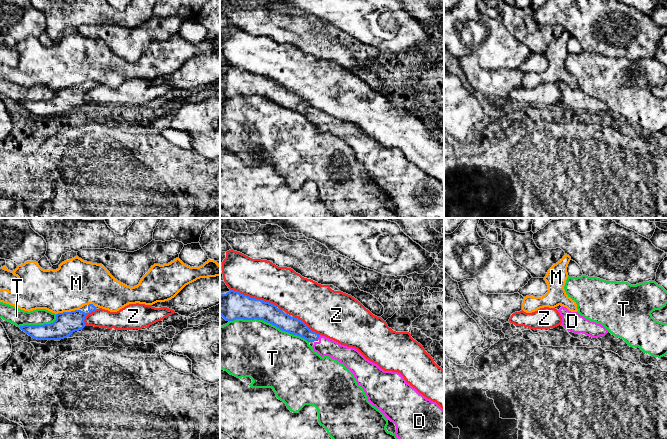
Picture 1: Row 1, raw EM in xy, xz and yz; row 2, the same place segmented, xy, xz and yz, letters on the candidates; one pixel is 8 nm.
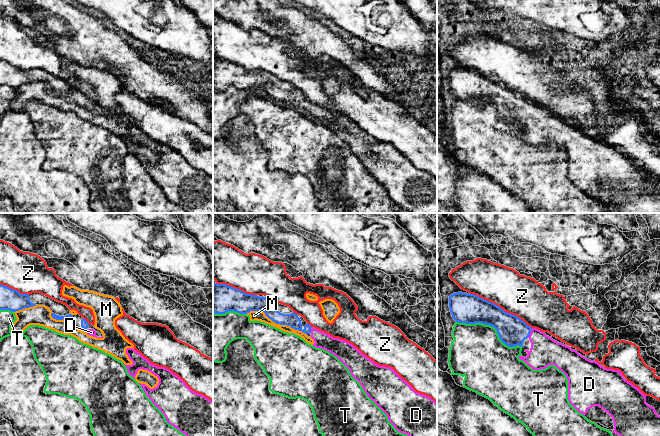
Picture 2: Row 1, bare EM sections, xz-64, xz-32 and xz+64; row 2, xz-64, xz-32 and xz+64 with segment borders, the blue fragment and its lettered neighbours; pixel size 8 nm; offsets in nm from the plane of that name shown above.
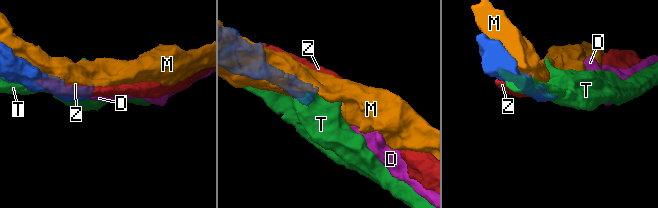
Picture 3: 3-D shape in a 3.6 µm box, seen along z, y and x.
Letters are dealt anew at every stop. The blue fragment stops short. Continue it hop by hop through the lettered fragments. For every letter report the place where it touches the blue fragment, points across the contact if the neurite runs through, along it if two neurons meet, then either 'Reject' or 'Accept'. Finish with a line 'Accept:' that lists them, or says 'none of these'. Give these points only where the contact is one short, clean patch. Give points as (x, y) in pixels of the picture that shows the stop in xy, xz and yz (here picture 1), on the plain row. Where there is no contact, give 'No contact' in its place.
D: Touches blue at xz (318, 113). Accept
M: Touches blue at xy (67, 88). Reject
T: Touches blue at xz (269, 98). Reject
Z: Touches blue at xz (254, 74). Reject
Accept: D

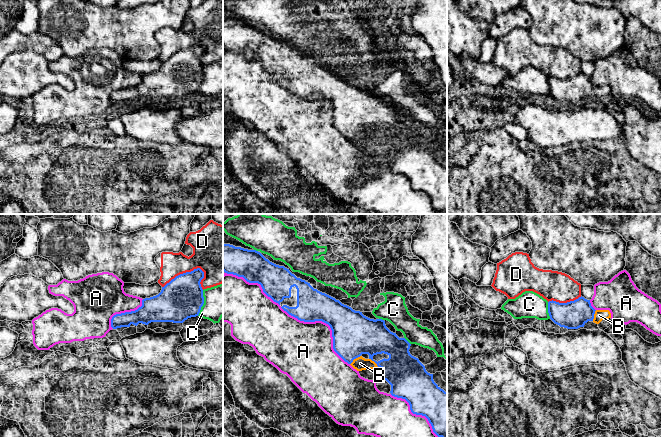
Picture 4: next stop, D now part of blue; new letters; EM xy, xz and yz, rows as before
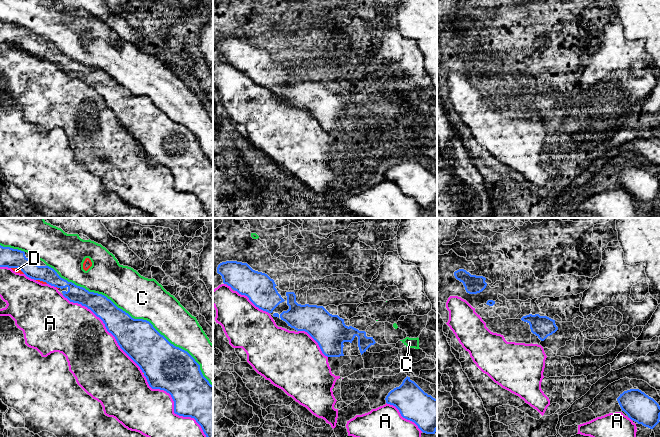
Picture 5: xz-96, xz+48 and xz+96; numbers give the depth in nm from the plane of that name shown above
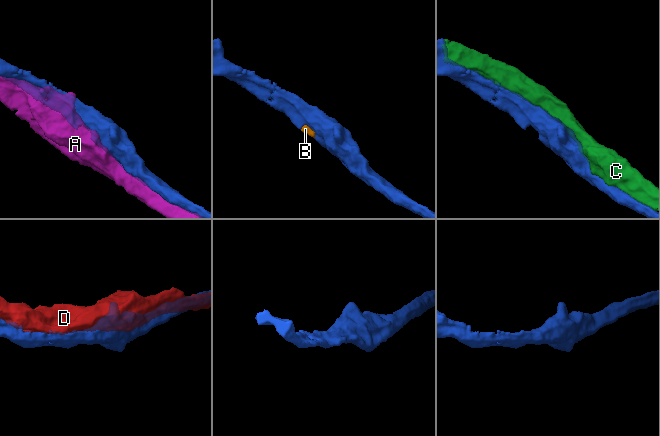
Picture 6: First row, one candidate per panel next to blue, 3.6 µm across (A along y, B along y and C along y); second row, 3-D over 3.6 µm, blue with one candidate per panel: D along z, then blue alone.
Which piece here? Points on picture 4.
A: Touches blue at xz (324, 98). Reject
B: Touches blue at xz (354, 134). Path across: xz (354, 110), (354, 134), (360, 139). Accept
C: Touches blue at xy (203, 79). Reject
D: Touches blue at xy (183, 49). Reject
Accept: B

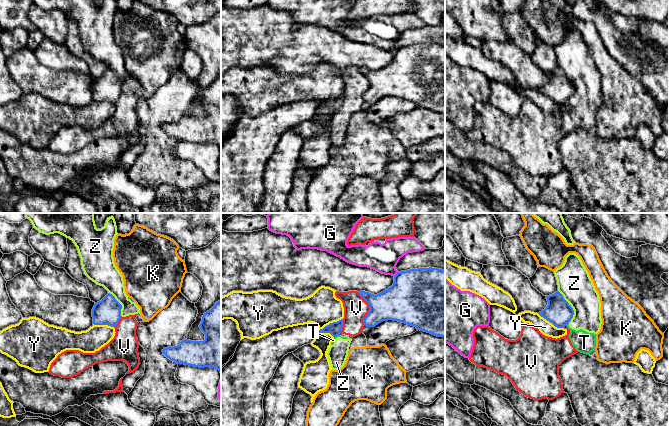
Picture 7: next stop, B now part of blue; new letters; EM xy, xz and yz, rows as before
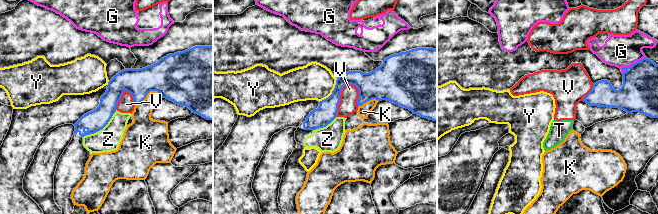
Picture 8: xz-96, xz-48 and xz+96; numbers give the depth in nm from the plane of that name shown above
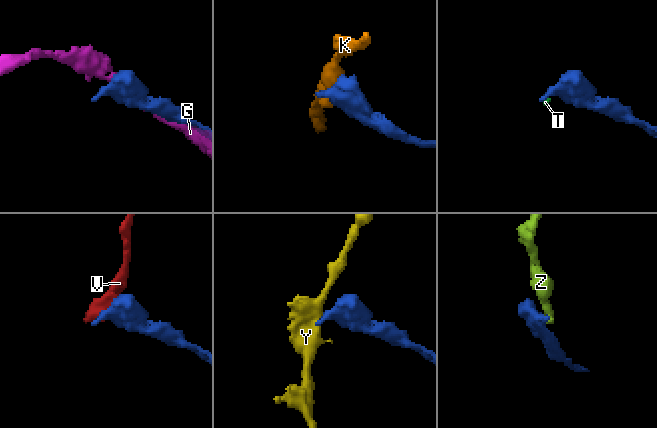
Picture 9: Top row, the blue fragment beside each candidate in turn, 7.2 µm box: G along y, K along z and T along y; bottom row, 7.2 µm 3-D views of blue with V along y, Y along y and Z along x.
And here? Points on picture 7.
G: Touches blue at xz (396, 50). Reject
K: Touches blue at xy (130, 74). Reject
T: Touches blue at yz (567, 99). Boundary: yz (568, 98), (566, 101). Reject
V: Touches blue at xz (370, 85). Reject
Y: Touches blue at xz (330, 99). Boundary: xz (342, 94), (330, 98), (317, 108). Reject
Z: Touches blue at yz (570, 82). Reject
Accept: none of these

